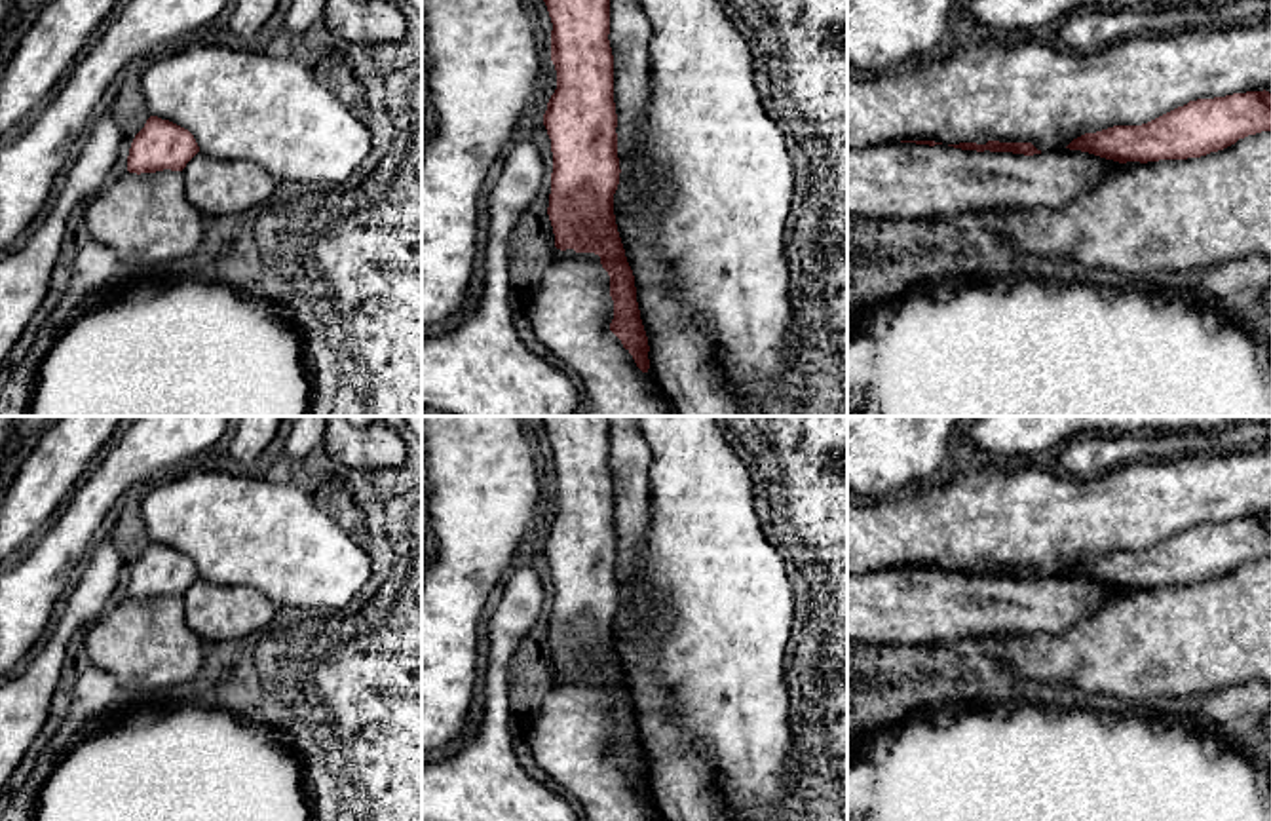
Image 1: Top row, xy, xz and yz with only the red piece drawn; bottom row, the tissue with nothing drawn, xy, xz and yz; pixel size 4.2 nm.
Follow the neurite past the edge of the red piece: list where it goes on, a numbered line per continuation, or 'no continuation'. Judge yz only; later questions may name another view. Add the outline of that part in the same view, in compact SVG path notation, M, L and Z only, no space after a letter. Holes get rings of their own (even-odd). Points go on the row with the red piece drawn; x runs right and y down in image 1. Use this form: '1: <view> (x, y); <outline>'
1: yz (1038, 92); M1271 19L1248 27L1214 27L1165 36L1132 36L1096 53L1066 49L1047 36L1018 46L984 42L971 49L940 51L925 61L899 65L861 80L847 76L847 150L891 141L942 144L988 141L1032 143L1041 152L1066 150L1085 135L1113 125L1142 125L1197 99L1214 99L1271 87Z

